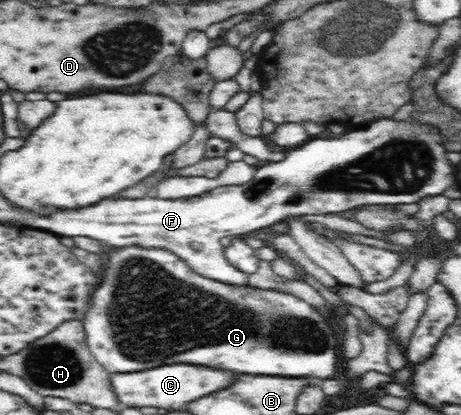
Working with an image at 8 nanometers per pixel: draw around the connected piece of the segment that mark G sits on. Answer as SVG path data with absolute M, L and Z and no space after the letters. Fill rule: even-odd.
M126 245L118 252L108 256L108 268L104 272L104 282L93 290L92 308L89 308L81 320L85 339L92 356L112 374L126 374L136 371L147 371L167 364L196 364L208 365L216 369L230 369L231 372L248 373L250 375L278 375L288 378L314 376L314 378L332 378L338 372L338 358L336 358L336 340L332 330L326 326L324 318L318 316L318 309L294 295L272 289L261 289L246 285L233 286L206 278L194 272L181 258L167 249L140 248L139 245Z

